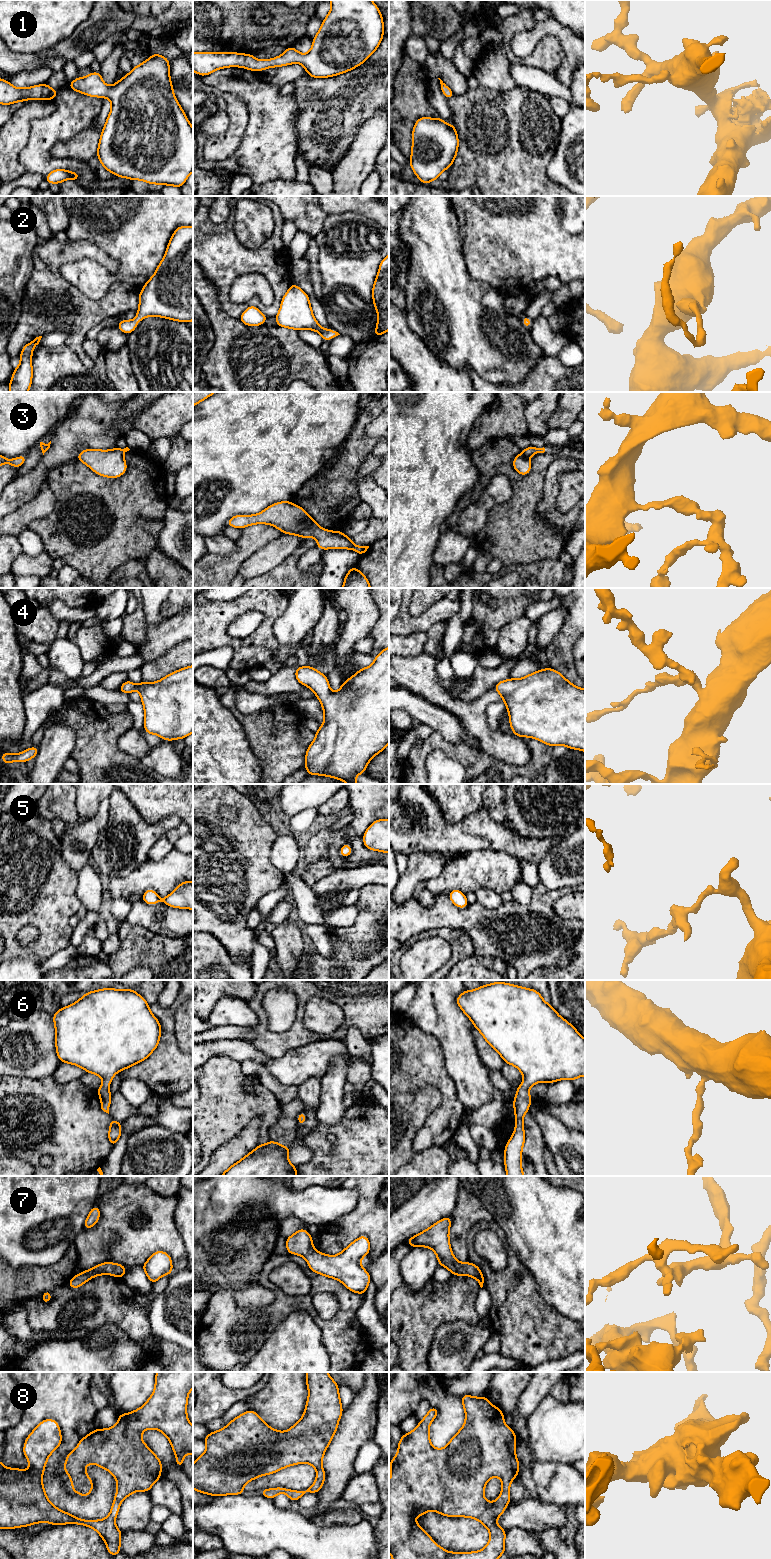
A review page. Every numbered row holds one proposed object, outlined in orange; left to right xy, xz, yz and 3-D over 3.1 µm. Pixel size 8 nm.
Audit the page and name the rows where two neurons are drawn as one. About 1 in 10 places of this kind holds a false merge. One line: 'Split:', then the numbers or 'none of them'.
Split: none of them

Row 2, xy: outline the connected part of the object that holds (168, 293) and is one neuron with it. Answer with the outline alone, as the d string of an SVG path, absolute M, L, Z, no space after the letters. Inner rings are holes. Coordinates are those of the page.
M179 226L168 243L154 275L139 292L139 308L134 320L120 320L117 328L132 333L145 317L156 316L189 323L193 320L193 226Z

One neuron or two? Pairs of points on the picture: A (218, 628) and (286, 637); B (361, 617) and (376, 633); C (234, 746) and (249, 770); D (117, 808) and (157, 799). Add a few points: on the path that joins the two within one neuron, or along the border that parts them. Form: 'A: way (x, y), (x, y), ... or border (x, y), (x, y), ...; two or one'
A: border (283, 613), (272, 633), (289, 646); two
B: border (378, 617), (367, 636); two
C: way (234, 752), (234, 755), (243, 764); one
D: border (124, 794), (138, 813), (148, 822); two

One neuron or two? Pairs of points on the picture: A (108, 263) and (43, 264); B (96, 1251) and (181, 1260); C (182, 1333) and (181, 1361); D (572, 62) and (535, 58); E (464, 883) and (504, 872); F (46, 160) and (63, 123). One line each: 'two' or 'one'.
A: one
B: one
C: two
D: two
E: one
F: one

